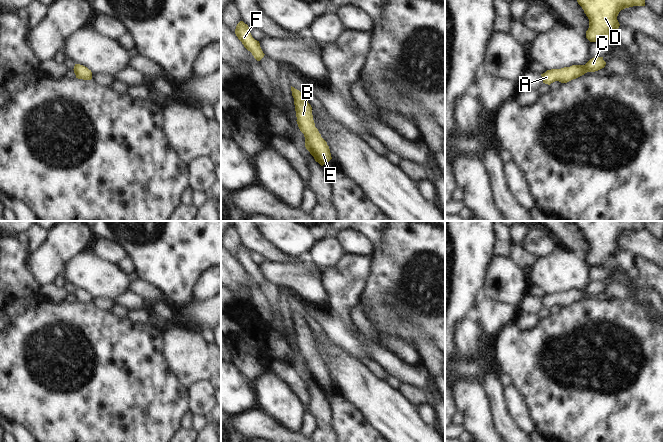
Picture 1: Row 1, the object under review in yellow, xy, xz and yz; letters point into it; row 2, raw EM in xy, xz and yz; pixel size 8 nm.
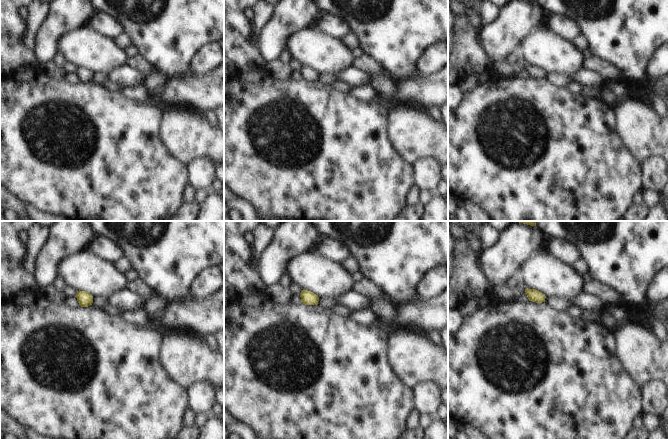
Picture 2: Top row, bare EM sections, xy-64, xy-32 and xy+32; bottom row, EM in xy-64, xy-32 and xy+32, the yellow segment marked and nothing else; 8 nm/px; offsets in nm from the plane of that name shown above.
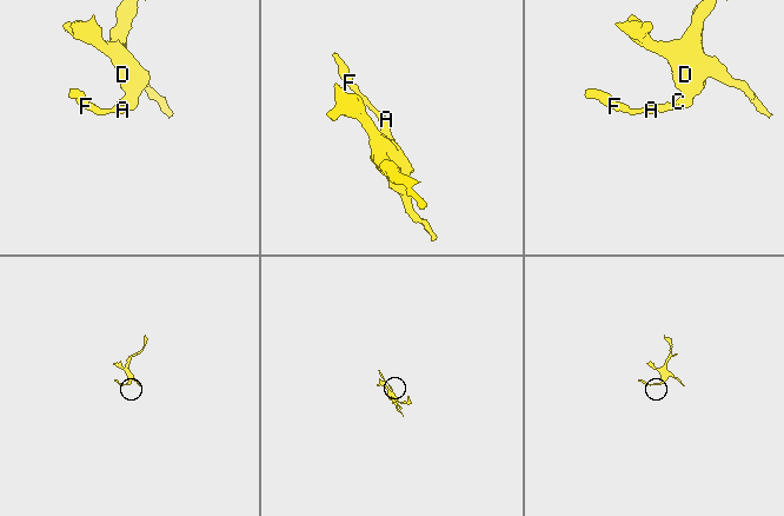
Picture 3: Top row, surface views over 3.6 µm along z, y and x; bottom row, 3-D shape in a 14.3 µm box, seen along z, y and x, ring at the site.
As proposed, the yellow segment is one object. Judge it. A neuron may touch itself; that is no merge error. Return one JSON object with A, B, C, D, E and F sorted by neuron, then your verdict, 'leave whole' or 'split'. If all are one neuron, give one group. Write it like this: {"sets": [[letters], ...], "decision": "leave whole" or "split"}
{"sets": [["A", "B", "C", "D", "E", "F"]], "decision": "leave whole"}

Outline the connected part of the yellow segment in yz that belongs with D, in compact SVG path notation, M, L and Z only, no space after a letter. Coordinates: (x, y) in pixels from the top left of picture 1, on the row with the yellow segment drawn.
M577 0L589 19L589 28L586 31L586 38L590 42L604 42L609 40L617 31L620 24L617 20L619 12L633 6L645 6L645 0Z

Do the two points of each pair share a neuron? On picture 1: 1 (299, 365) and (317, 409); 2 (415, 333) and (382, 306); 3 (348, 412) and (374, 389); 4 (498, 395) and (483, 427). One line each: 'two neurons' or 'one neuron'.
1: one neuron
2: two neurons
3: two neurons
4: two neurons

